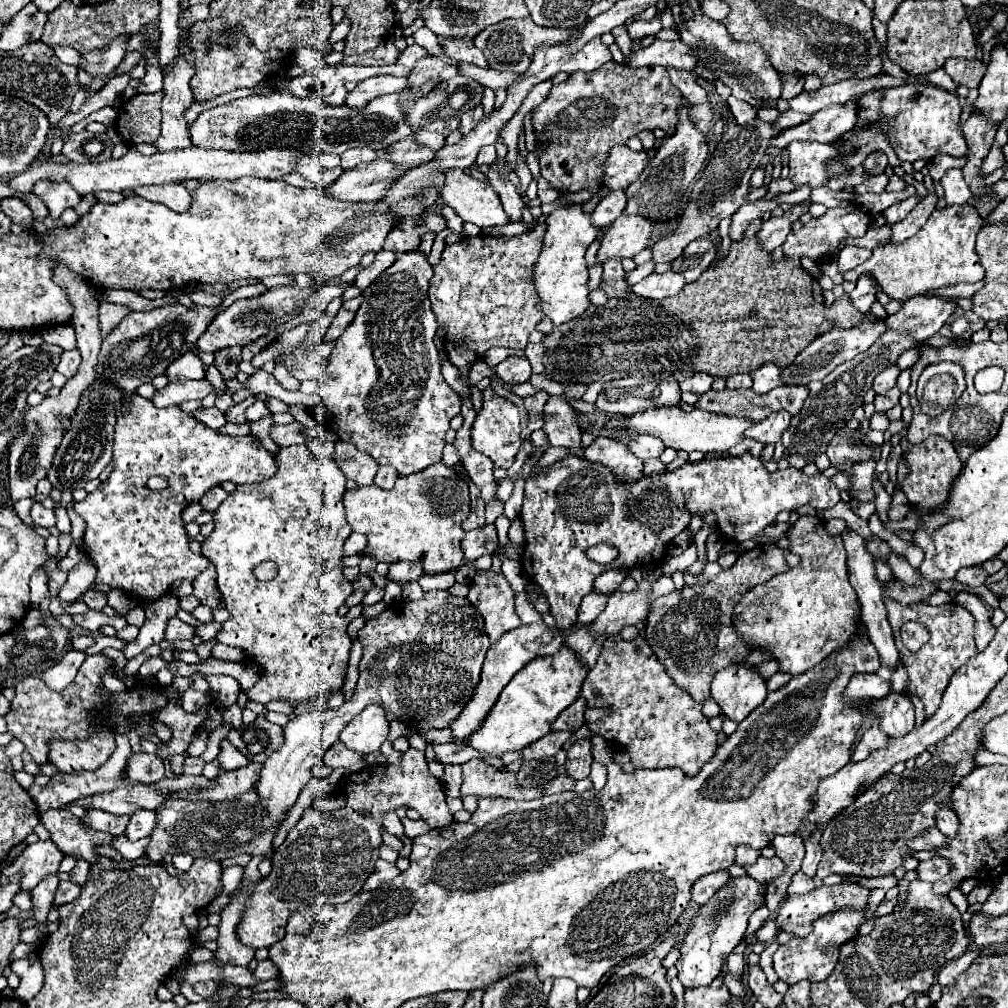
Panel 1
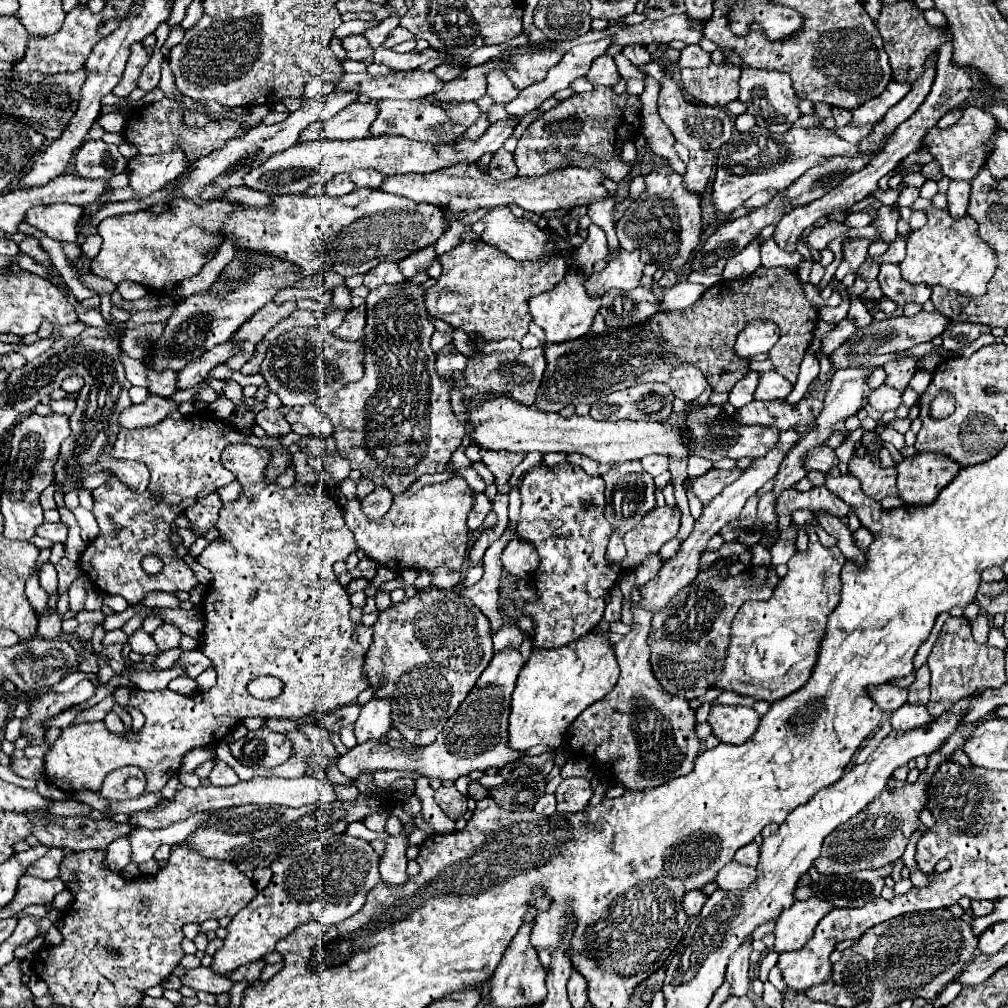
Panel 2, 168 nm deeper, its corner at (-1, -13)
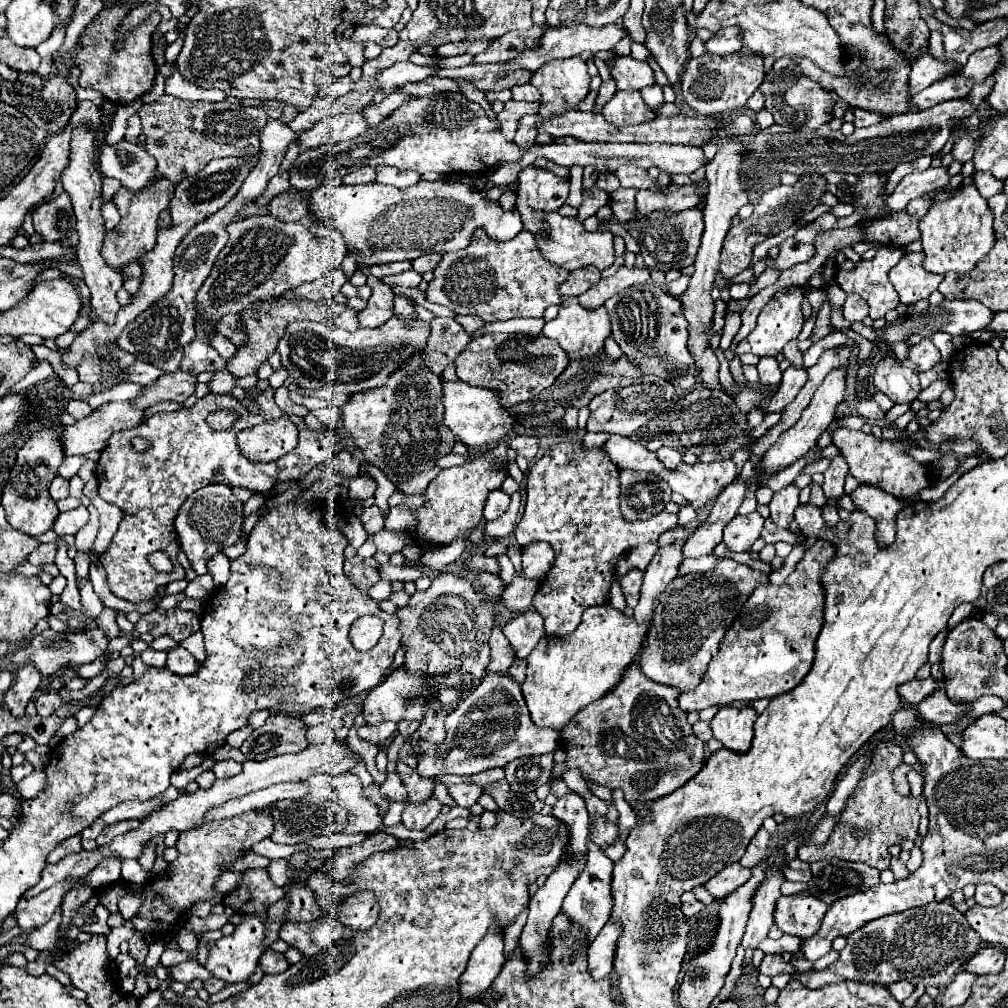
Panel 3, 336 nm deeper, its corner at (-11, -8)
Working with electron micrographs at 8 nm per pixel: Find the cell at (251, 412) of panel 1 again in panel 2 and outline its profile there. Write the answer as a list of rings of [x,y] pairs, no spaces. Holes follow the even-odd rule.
[[[264,408],[256,414],[256,424],[264,428],[268,436],[284,436],[290,432],[290,424],[276,408]]]

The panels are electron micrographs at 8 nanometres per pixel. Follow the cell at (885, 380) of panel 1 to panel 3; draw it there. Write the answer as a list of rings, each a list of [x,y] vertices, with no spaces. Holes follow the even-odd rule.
[[[922,339],[918,345],[910,347],[908,359],[918,365],[918,371],[926,371],[940,361],[940,351],[932,343],[932,339]]]

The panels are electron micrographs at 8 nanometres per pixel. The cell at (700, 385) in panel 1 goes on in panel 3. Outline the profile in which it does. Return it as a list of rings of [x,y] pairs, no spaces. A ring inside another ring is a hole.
[[[656,283],[634,285],[622,291],[618,297],[612,297],[606,303],[606,309],[612,319],[612,337],[620,345],[622,353],[638,363],[642,375],[652,373],[658,375],[674,387],[690,391],[698,383],[698,371],[694,367],[694,359],[688,351],[688,325],[682,317],[680,301],[670,297]]]

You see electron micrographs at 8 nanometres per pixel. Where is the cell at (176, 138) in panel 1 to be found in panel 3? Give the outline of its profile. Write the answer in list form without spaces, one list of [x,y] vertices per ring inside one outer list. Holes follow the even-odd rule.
[[[164,177],[158,179],[158,183],[138,191],[136,195],[130,195],[130,191],[126,187],[120,187],[118,193],[114,195],[114,205],[120,211],[120,221],[118,225],[106,233],[104,245],[102,245],[102,257],[106,259],[106,263],[110,267],[114,267],[114,271],[122,271],[122,267],[130,265],[130,263],[140,263],[142,255],[146,255],[146,251],[154,249],[156,243],[156,233],[158,233],[158,213],[162,209],[168,209],[168,203],[174,195],[174,185],[168,183]]]

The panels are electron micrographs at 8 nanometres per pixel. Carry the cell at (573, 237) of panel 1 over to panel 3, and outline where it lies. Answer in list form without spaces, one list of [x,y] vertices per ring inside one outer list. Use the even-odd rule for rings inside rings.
[[[566,297],[560,313],[556,319],[548,321],[542,329],[542,333],[546,337],[552,337],[560,343],[560,347],[564,347],[564,351],[568,353],[570,359],[586,359],[586,357],[594,357],[598,353],[604,351],[604,341],[610,337],[610,315],[606,311],[606,307],[600,307],[596,311],[584,311],[584,307],[578,305],[576,297]]]

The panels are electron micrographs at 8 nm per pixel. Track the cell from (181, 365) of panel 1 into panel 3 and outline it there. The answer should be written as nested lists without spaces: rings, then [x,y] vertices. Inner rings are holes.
[[[134,361],[128,369],[126,369],[126,375],[128,375],[128,381],[132,383],[138,383],[138,385],[150,385],[154,383],[162,371],[150,363],[144,363],[144,361]]]

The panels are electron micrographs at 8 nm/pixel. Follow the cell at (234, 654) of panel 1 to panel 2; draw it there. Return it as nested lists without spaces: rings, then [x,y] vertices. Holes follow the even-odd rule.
[[[200,650],[184,652],[184,654],[182,654],[182,658],[178,660],[178,664],[186,666],[186,670],[188,670],[188,676],[190,676],[190,678],[196,678],[198,674],[202,674],[202,672],[204,672],[204,670],[208,670],[208,668],[214,668],[212,660],[208,660],[208,656],[204,656],[204,652],[200,652]]]

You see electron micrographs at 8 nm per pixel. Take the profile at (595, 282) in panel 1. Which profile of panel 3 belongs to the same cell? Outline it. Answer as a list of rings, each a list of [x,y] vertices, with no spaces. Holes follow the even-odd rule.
[[[546,213],[546,223],[550,225],[550,237],[548,239],[536,237],[536,243],[542,251],[542,255],[548,261],[556,263],[558,267],[574,271],[574,269],[594,265],[602,271],[614,263],[614,247],[612,247],[612,233],[610,231],[590,233],[584,229],[584,225],[576,217],[562,217],[560,213]]]

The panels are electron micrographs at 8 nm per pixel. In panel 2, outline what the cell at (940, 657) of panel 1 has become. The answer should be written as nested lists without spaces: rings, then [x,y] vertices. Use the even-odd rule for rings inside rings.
[[[948,618],[940,630],[940,636],[928,656],[928,668],[930,668],[930,688],[932,696],[928,702],[928,712],[938,718],[942,712],[946,712],[956,700],[962,700],[970,696],[972,692],[978,692],[982,688],[998,688],[1006,682],[1004,676],[1004,650],[992,648],[992,646],[980,646],[974,642],[970,634],[970,622],[968,618]]]

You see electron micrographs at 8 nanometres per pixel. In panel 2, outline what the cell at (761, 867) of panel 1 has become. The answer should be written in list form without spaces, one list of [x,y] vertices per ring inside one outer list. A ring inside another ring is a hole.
[[[732,862],[718,872],[716,882],[722,890],[744,890],[752,886],[752,882],[756,882],[756,868]]]

